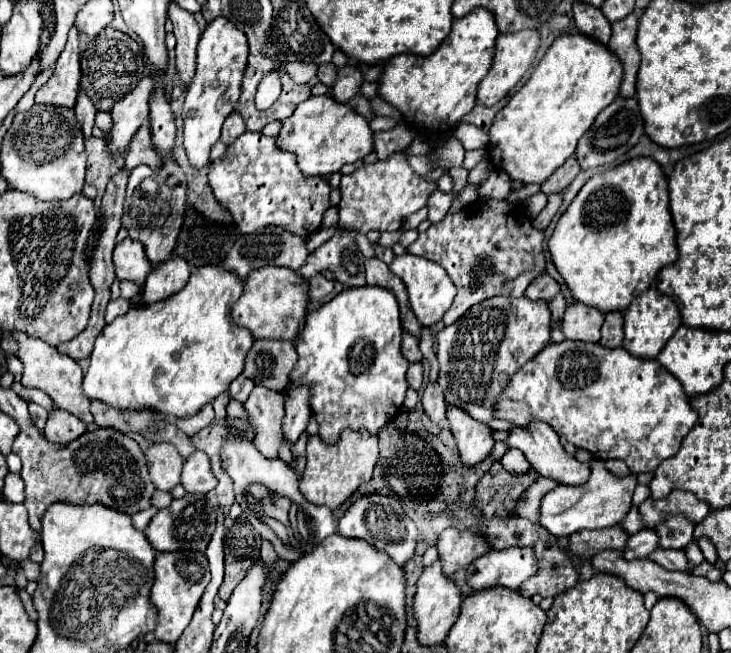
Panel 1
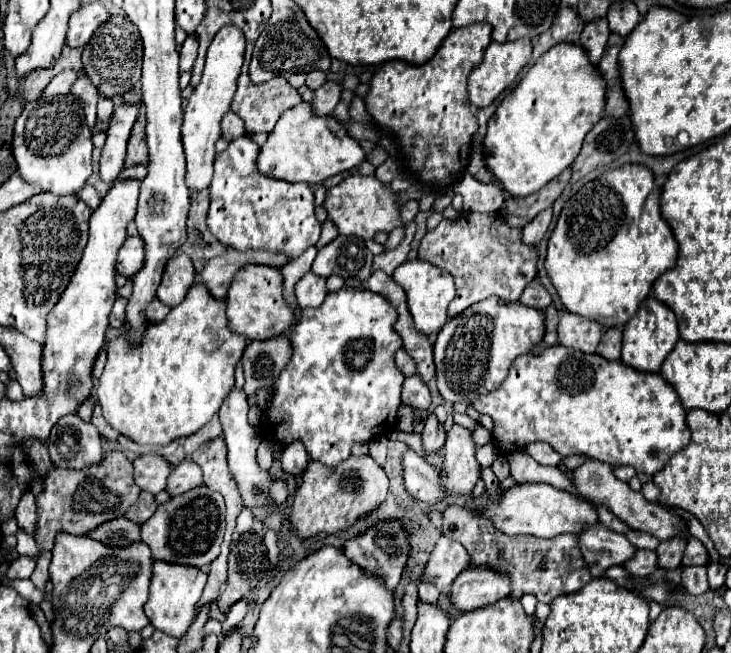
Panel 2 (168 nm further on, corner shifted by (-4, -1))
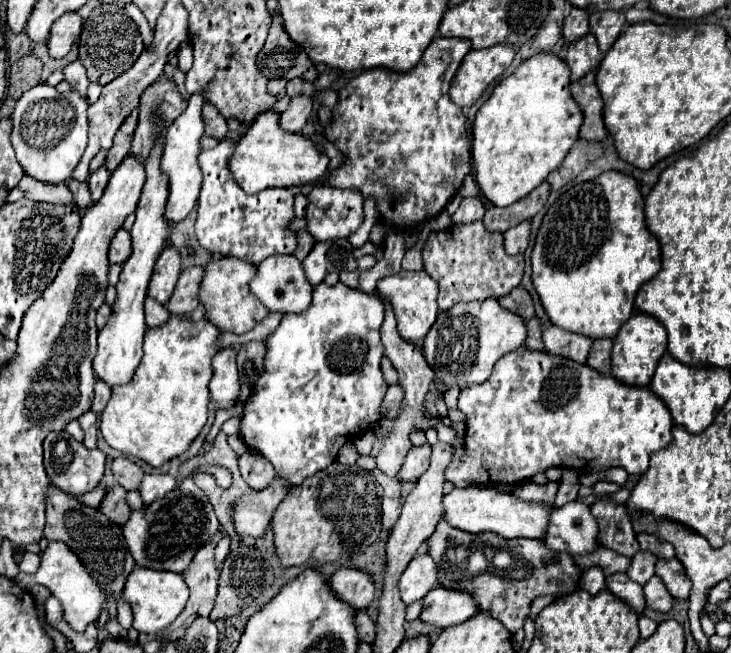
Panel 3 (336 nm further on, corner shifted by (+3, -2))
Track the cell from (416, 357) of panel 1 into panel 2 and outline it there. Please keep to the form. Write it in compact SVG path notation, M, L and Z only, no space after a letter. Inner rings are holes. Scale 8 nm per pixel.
M399 349L395 353L395 361L397 361L397 367L403 371L405 377L409 377L409 375L415 373L415 359L411 359L411 355L407 355L407 351Z

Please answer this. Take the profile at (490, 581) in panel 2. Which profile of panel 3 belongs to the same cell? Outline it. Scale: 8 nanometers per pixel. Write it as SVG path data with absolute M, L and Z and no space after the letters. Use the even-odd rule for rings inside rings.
M434 588L422 600L422 612L418 620L436 626L436 628L450 628L460 622L466 622L470 616L478 612L472 596L458 590Z

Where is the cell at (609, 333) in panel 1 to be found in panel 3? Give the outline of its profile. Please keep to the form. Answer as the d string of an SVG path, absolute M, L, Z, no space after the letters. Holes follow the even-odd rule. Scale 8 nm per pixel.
M598 338L592 342L592 350L586 364L602 374L610 374L610 352L612 352L612 340Z

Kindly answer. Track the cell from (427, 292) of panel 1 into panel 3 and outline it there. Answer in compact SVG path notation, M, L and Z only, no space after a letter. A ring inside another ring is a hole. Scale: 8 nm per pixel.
M400 270L394 276L382 278L376 286L376 292L384 302L392 304L392 310L394 310L394 316L398 322L396 328L398 328L400 338L406 342L412 342L412 344L420 342L438 316L438 304L436 304L438 284L436 284L436 280L428 278L428 274L424 274L424 270L420 270L420 272Z

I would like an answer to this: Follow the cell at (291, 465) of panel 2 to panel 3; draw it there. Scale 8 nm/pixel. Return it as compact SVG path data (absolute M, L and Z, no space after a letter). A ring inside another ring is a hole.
M278 476L274 484L268 486L266 490L244 494L240 496L240 500L232 504L232 522L240 540L246 540L246 538L256 540L266 534L276 506L288 494L284 484L286 480Z

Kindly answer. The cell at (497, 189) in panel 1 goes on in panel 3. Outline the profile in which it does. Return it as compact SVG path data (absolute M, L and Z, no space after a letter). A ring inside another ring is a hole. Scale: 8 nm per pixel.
M464 198L462 204L458 206L456 214L452 216L454 224L472 224L476 220L482 220L484 216L484 204L480 198Z

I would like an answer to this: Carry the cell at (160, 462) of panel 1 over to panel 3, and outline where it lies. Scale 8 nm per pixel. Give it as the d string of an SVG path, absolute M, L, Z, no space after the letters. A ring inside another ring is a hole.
M120 456L120 458L112 460L112 474L114 474L116 482L120 486L124 486L126 490L138 490L140 480L144 476L142 468L136 466L134 462L130 462L126 456Z

